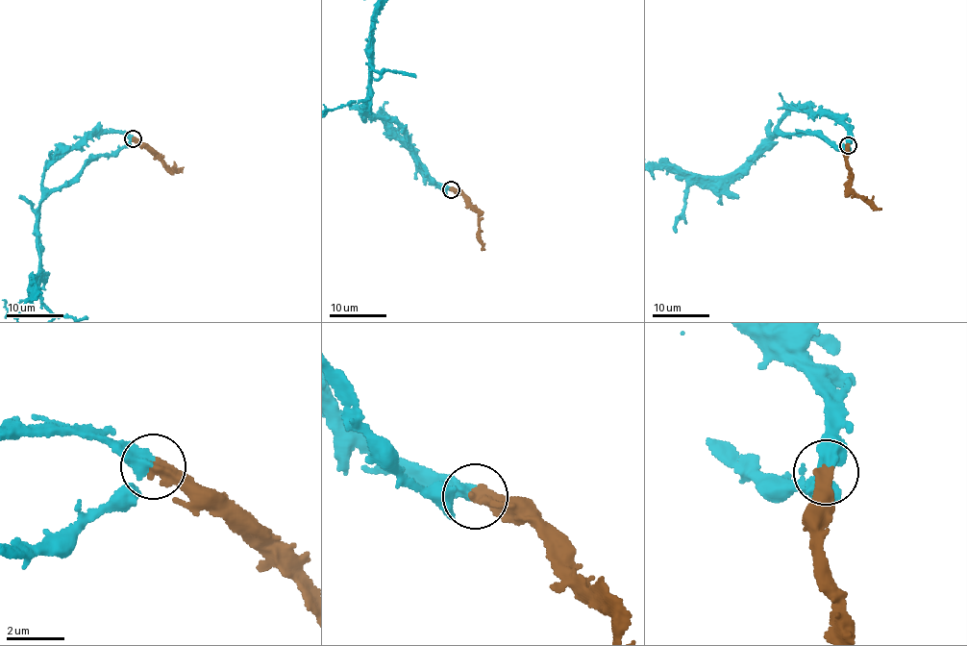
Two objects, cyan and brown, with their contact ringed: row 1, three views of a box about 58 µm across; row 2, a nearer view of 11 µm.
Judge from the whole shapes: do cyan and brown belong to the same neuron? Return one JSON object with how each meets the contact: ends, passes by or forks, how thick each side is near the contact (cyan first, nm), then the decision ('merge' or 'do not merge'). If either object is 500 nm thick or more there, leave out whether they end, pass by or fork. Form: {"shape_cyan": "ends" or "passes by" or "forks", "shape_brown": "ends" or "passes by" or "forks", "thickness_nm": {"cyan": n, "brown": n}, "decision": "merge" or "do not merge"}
{"shape_cyan": "passes by", "shape_brown": "ends", "thickness_nm": {"cyan": 340, "brown": 480}, "decision": "merge"}

